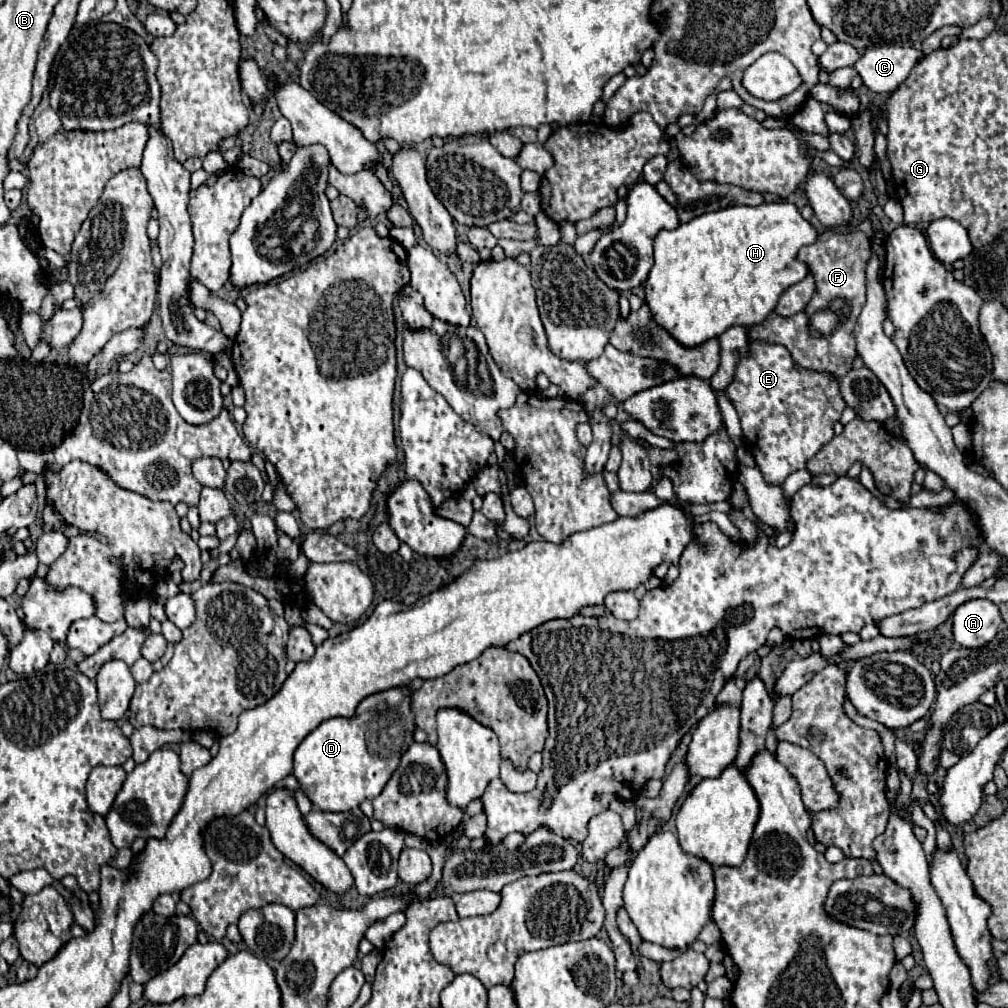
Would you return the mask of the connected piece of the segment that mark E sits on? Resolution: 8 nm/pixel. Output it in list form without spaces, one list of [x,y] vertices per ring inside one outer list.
[[[749,340],[749,356],[739,360],[735,378],[725,392],[739,414],[745,446],[751,450],[759,470],[771,484],[781,484],[791,472],[803,470],[807,460],[811,460],[827,442],[833,440],[833,424],[839,422],[841,412],[847,406],[839,392],[839,380],[833,374],[797,368],[791,352],[783,344],[769,344],[761,340]]]

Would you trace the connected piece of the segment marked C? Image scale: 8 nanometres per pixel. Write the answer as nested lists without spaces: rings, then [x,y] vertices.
[[[873,46],[867,48],[855,62],[855,70],[871,92],[889,94],[899,88],[901,82],[905,82],[911,68],[921,60],[921,56],[921,50],[915,50],[913,46]]]

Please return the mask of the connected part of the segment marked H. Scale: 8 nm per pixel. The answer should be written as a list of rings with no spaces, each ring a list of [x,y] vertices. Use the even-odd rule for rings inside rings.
[[[763,202],[759,206],[729,206],[717,212],[707,212],[701,214],[693,220],[689,220],[687,224],[681,224],[675,230],[661,230],[657,234],[655,240],[655,266],[651,268],[651,274],[645,282],[645,302],[651,306],[651,314],[655,314],[655,322],[659,322],[673,338],[679,338],[679,342],[683,342],[683,346],[699,346],[703,344],[707,338],[717,338],[719,334],[723,334],[723,330],[731,328],[731,326],[753,326],[753,324],[761,324],[769,312],[773,312],[773,308],[777,306],[779,296],[793,284],[801,282],[807,274],[809,268],[805,262],[797,260],[797,252],[815,242],[817,240],[817,230],[801,216],[799,208],[791,202]]]

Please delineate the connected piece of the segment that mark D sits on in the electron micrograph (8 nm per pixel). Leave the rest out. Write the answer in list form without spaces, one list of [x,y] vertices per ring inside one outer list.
[[[409,686],[371,694],[361,702],[355,716],[329,718],[305,736],[295,750],[293,774],[315,808],[327,812],[353,810],[363,800],[373,800],[381,794],[399,766],[403,748],[407,750],[413,744],[413,732],[415,714],[411,710]]]

